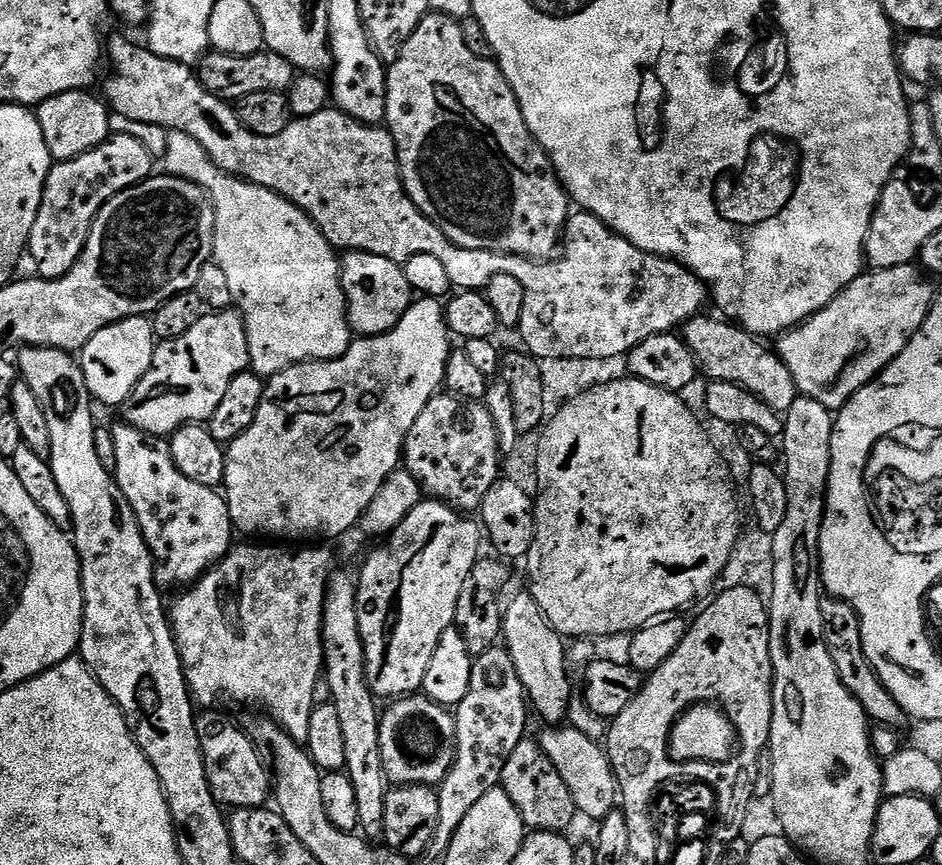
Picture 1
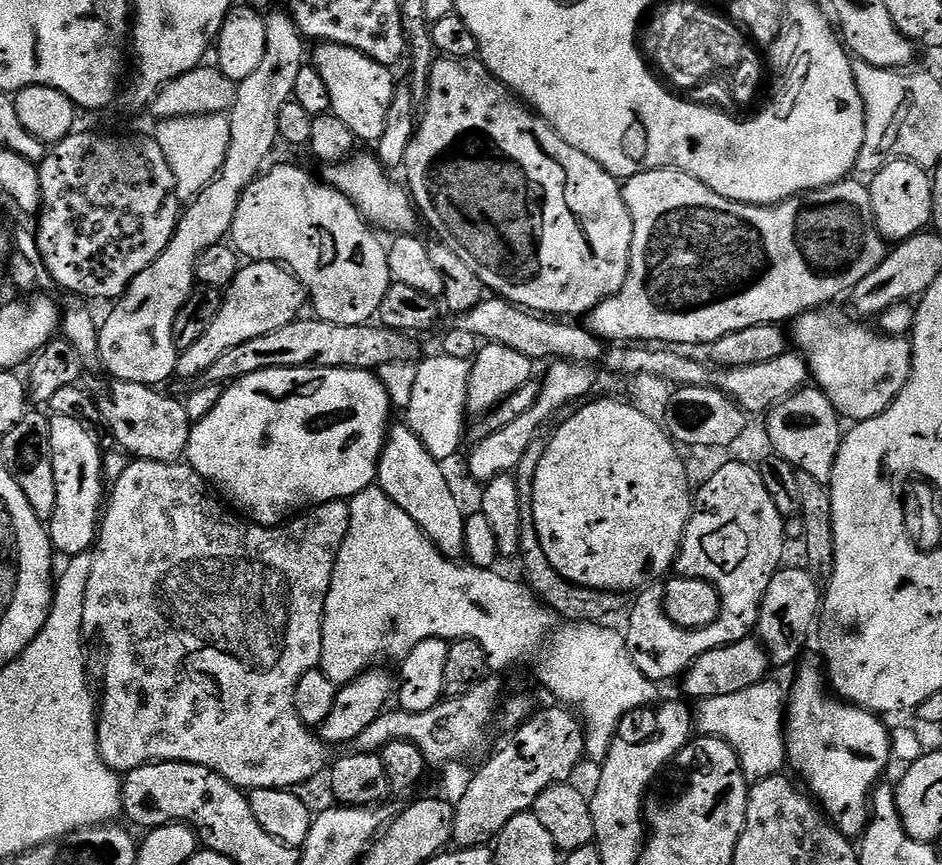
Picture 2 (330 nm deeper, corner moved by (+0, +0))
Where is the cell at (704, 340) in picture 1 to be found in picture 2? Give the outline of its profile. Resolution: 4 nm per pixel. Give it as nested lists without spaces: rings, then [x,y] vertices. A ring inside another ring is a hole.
[[[805,386],[772,407],[766,416],[766,427],[775,455],[795,466],[797,472],[805,472],[818,482],[828,484],[840,458],[842,443],[842,417],[834,410],[830,398],[819,387]]]

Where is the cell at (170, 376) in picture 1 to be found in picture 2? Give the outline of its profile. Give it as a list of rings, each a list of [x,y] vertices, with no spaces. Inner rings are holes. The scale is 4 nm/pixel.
[[[248,262],[241,267],[234,282],[223,293],[218,318],[210,322],[210,330],[194,342],[194,346],[183,349],[176,361],[176,376],[203,377],[210,366],[214,366],[221,354],[226,354],[233,346],[241,342],[250,342],[250,338],[262,338],[262,334],[270,334],[270,330],[279,330],[294,322],[301,315],[305,304],[304,285],[288,271],[275,262]]]

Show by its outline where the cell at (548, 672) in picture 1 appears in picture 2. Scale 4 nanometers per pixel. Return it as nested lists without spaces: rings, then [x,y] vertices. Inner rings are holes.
[[[393,423],[388,441],[380,455],[378,487],[418,524],[442,555],[459,561],[464,556],[464,522],[466,512],[460,509],[441,461],[428,453],[426,446],[410,431],[407,423]]]

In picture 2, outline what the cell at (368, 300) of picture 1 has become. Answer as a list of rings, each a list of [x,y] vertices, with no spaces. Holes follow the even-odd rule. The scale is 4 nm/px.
[[[296,164],[269,167],[256,177],[238,202],[238,210],[230,213],[232,230],[230,243],[248,262],[275,262],[288,269],[301,284],[307,299],[316,307],[315,315],[338,326],[358,326],[377,319],[382,298],[394,283],[388,265],[388,249],[382,243],[360,211],[336,188],[317,182],[304,168]]]

